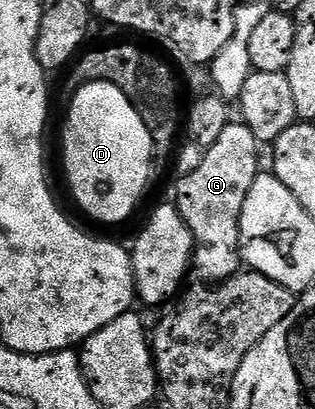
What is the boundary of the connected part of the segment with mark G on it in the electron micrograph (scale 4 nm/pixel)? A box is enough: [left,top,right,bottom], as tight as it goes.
[175,121,259,283]

